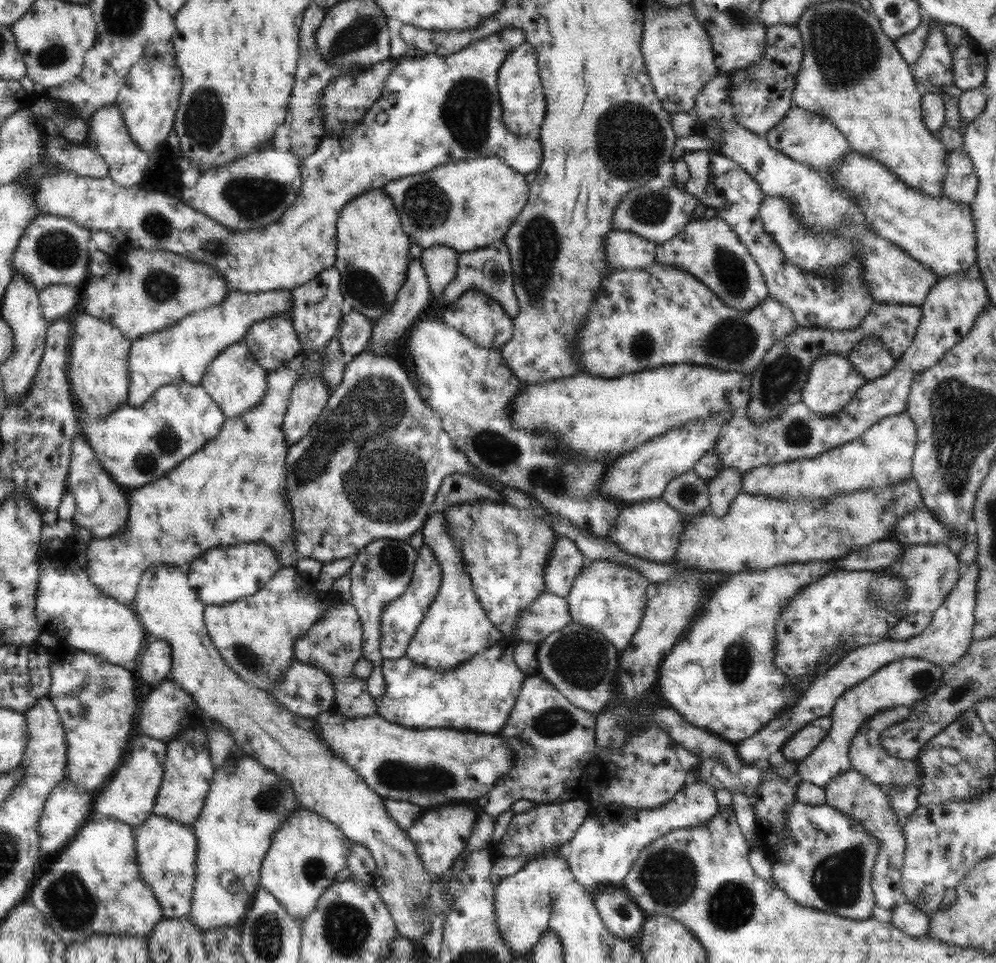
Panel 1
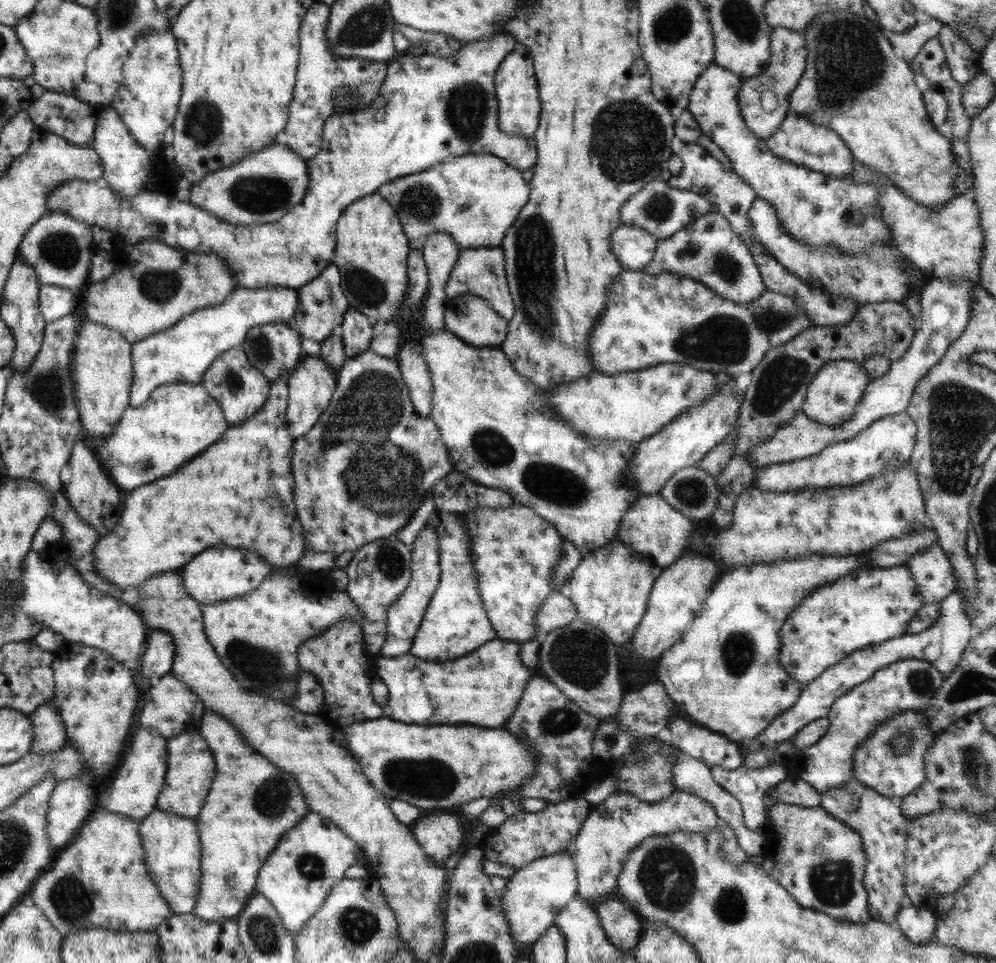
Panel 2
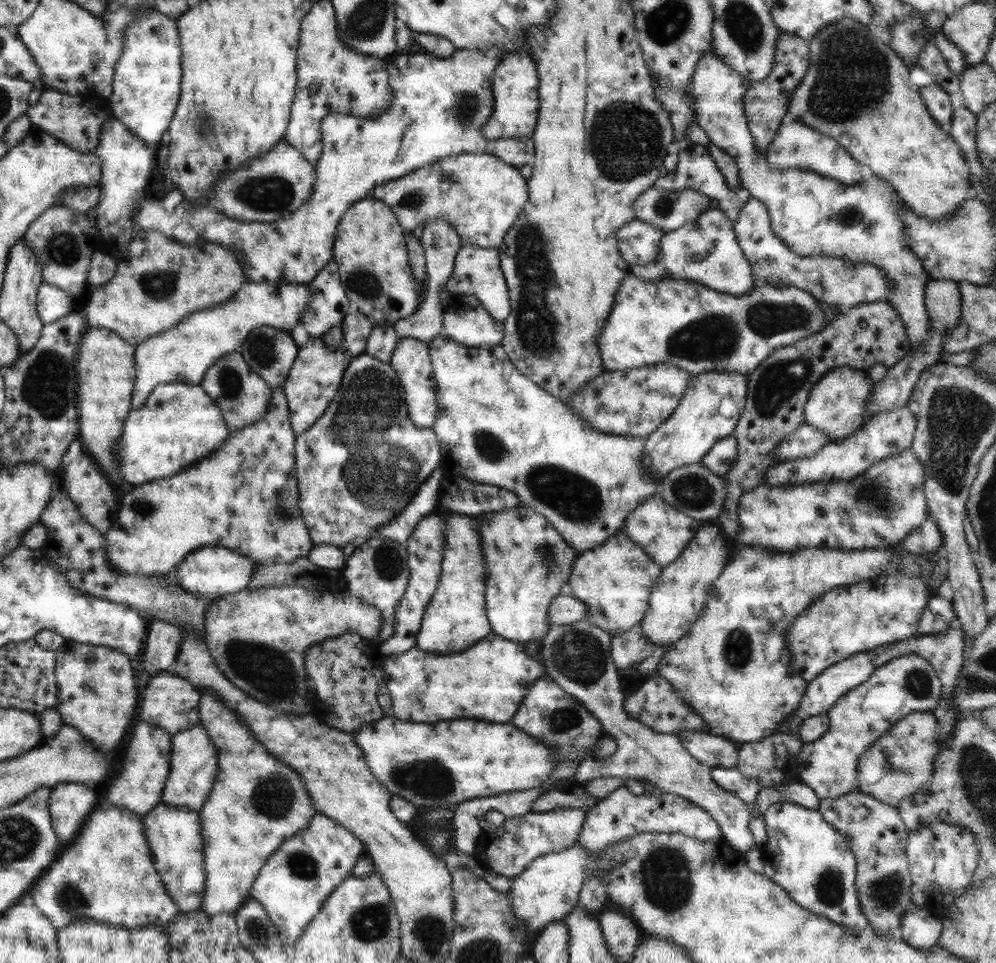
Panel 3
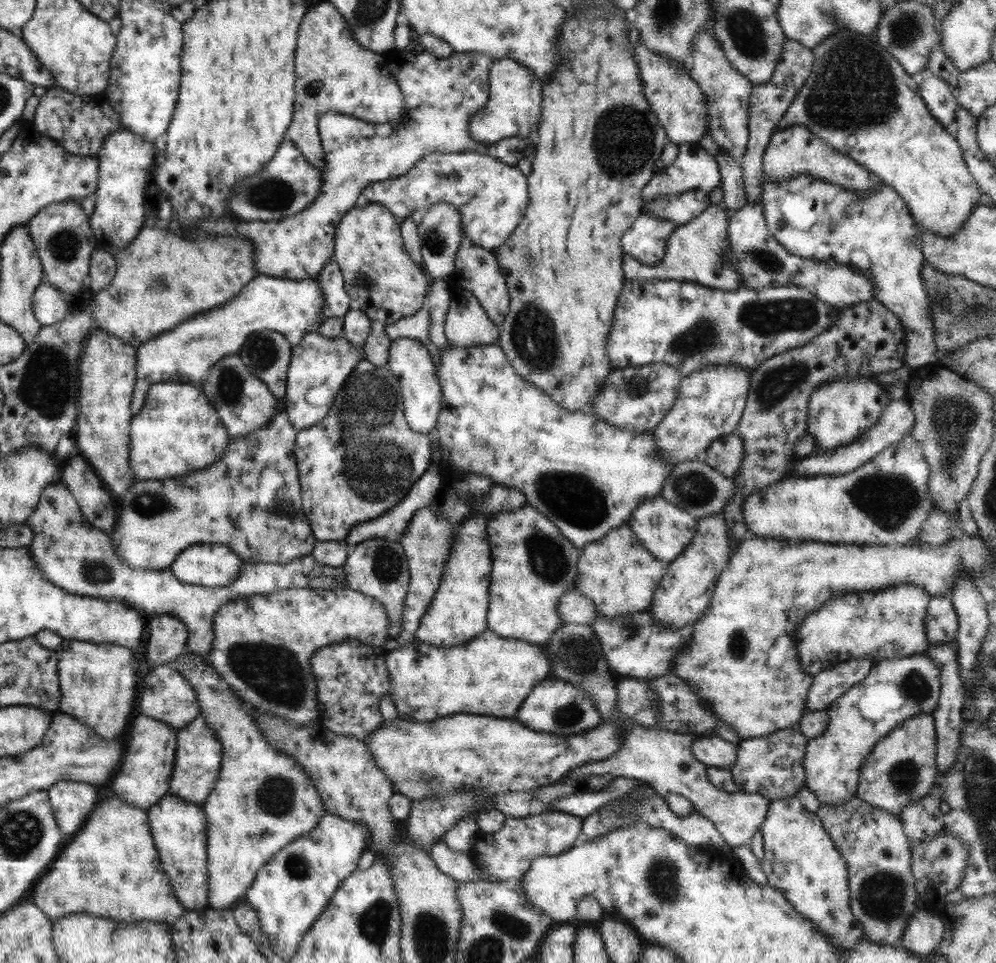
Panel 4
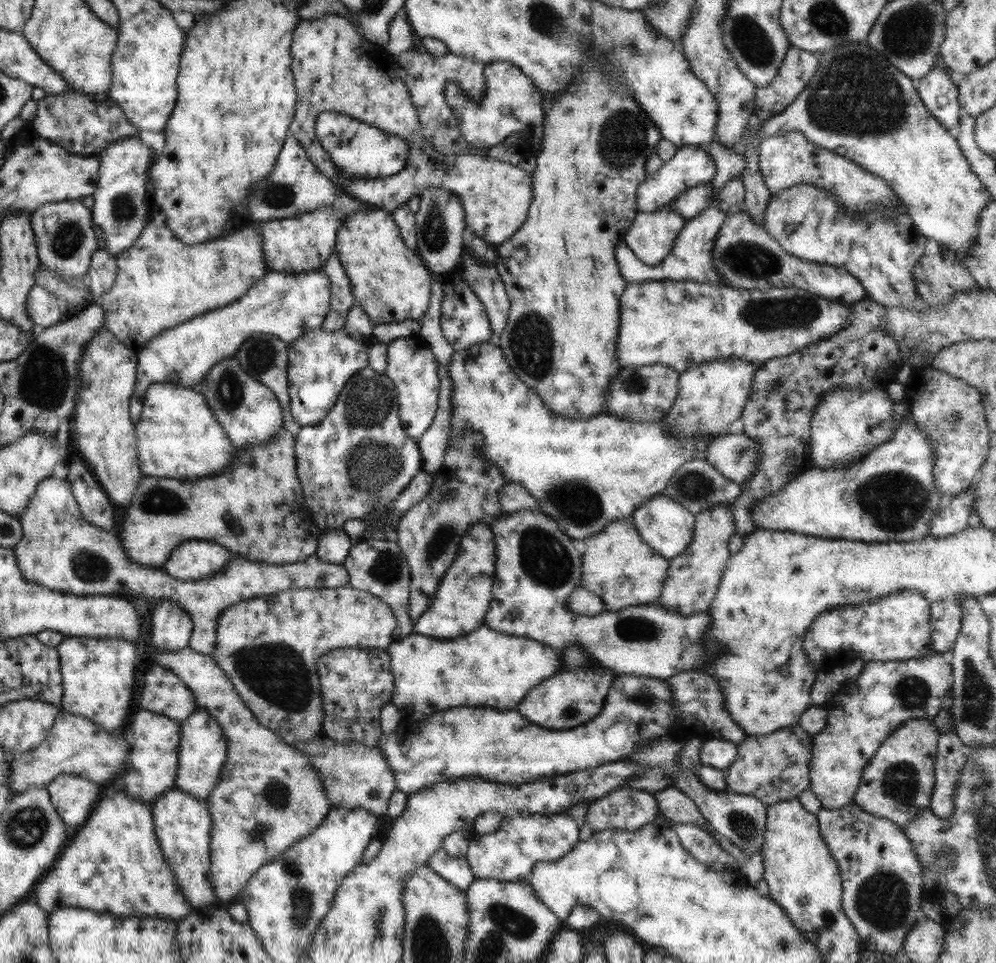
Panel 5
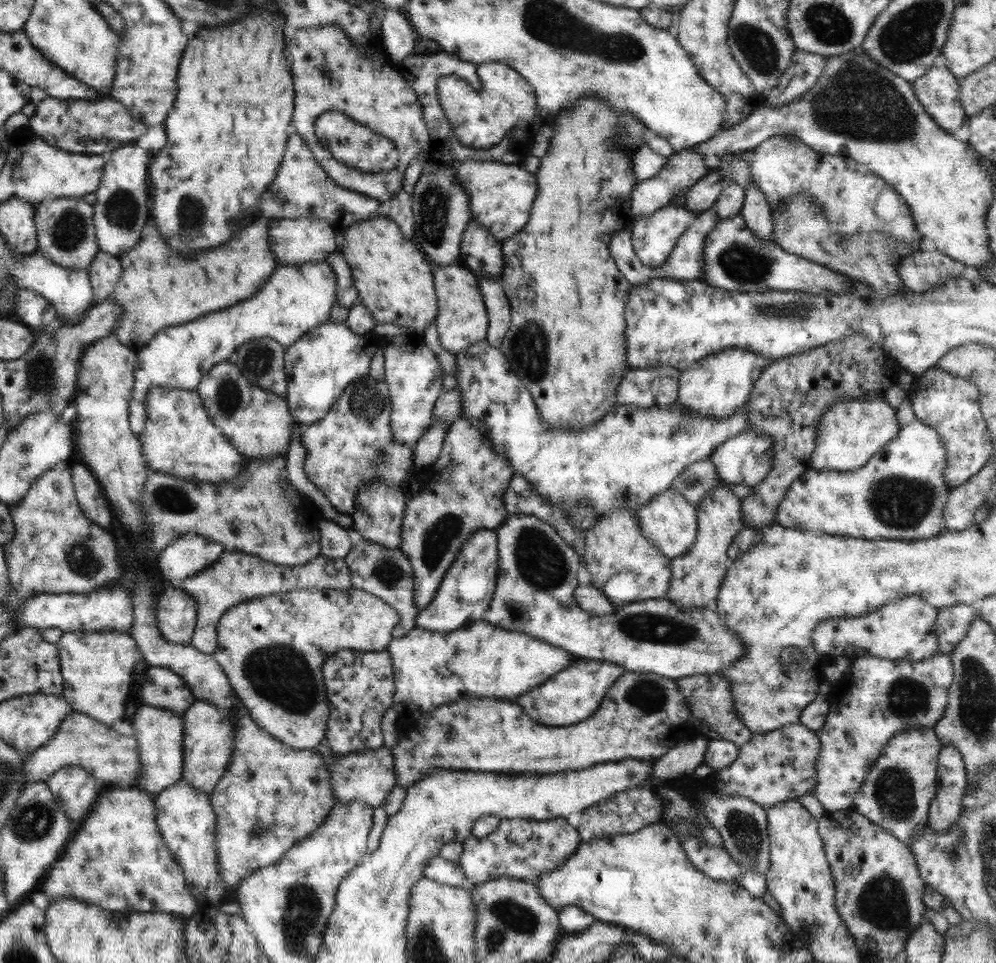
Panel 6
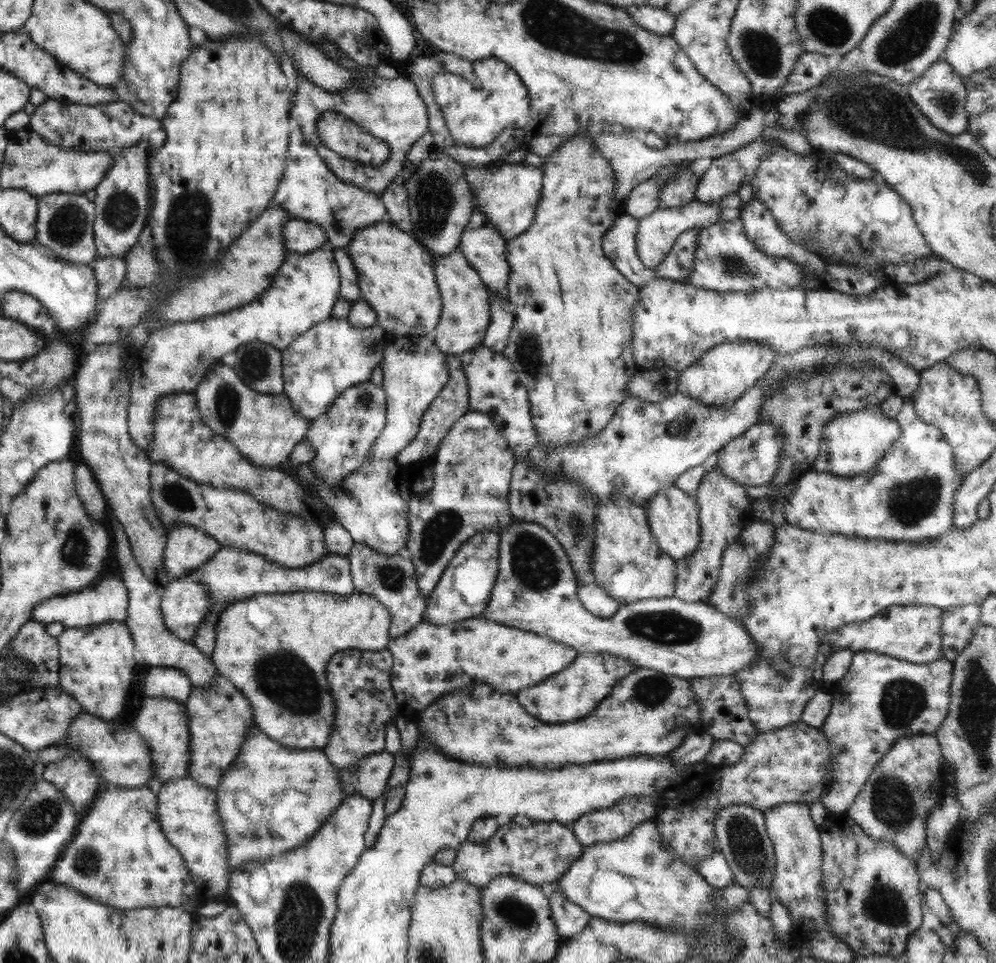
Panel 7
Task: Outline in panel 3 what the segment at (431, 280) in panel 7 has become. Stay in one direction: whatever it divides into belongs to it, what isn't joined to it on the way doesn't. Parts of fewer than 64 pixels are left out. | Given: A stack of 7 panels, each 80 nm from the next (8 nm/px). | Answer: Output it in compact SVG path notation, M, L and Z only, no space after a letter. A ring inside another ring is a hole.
M371 196L359 199L347 208L335 229L331 260L337 265L343 292L351 309L363 314L371 324L392 326L397 320L416 312L416 307L421 302L423 286L414 279L409 268L403 234L390 208L381 200Z

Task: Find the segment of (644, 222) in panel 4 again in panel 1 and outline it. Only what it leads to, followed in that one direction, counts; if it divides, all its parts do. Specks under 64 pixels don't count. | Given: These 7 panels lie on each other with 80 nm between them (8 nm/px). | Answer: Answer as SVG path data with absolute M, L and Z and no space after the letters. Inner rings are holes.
M611 230L604 238L604 253L611 271L645 269L654 262L654 246L650 240L632 232Z

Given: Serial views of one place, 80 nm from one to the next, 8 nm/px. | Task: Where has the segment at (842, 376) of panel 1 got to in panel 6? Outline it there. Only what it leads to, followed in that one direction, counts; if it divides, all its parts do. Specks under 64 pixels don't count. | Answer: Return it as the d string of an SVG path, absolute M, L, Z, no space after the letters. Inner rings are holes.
M876 396L873 400L840 400L837 404L828 406L815 427L815 445L810 454L811 468L837 472L861 468L897 435L895 411L881 396Z

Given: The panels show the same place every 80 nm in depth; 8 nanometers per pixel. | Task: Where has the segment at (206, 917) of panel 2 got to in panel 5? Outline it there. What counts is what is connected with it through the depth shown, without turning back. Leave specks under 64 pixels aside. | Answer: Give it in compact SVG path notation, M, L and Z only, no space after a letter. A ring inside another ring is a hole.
M185 647L163 653L153 651L149 660L155 665L166 668L181 679L181 682L191 691L196 706L205 709L215 719L226 740L224 763L229 764L229 770L227 770L229 774L227 774L227 778L218 778L211 793L204 800L212 826L209 839L211 886L218 900L216 907L223 907L235 902L235 899L240 897L247 879L258 868L269 864L291 844L298 842L319 827L331 809L329 800L325 798L318 772L310 765L307 757L256 721L252 712L249 712L249 709L241 702L225 673L215 664L210 655L204 655ZM235 788L251 790L253 804L251 804L247 817L237 814L235 806L231 804L229 796Z

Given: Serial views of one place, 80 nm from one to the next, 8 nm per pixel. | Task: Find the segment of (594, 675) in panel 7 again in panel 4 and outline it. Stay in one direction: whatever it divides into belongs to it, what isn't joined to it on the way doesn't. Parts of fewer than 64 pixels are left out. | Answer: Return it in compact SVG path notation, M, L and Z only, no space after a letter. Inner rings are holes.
M551 676L540 680L527 696L518 705L514 718L523 726L535 732L544 732L548 735L559 735L568 737L584 733L593 728L601 719L601 715L594 707L593 701L586 692L564 680L555 679Z

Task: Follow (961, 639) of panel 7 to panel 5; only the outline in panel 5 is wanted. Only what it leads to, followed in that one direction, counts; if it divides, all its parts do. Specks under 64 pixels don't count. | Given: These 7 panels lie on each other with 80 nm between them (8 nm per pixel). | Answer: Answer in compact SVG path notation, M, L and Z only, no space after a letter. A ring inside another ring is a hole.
M938 600L930 604L930 639L934 653L942 653L953 644L961 626L962 610L957 603Z

